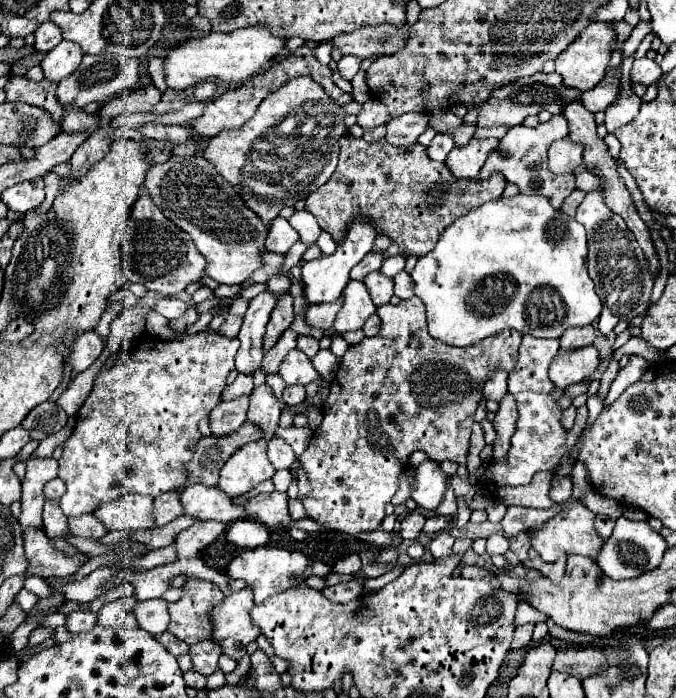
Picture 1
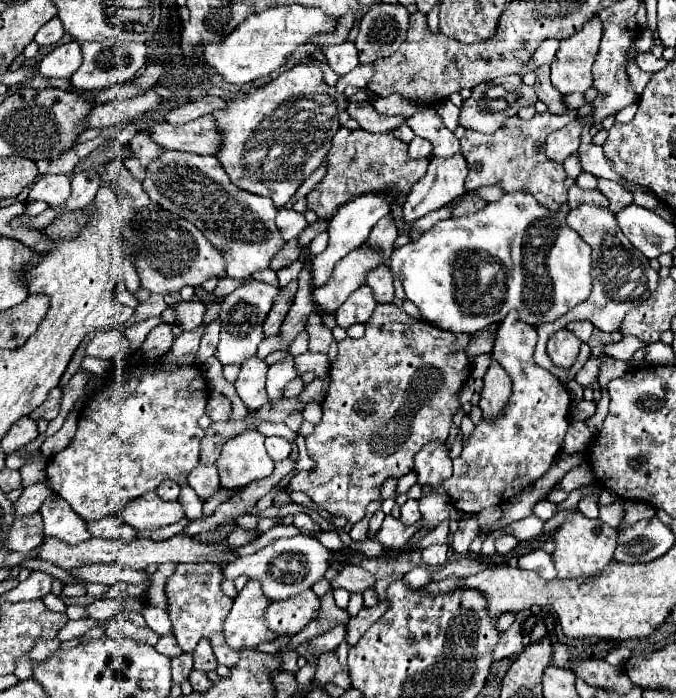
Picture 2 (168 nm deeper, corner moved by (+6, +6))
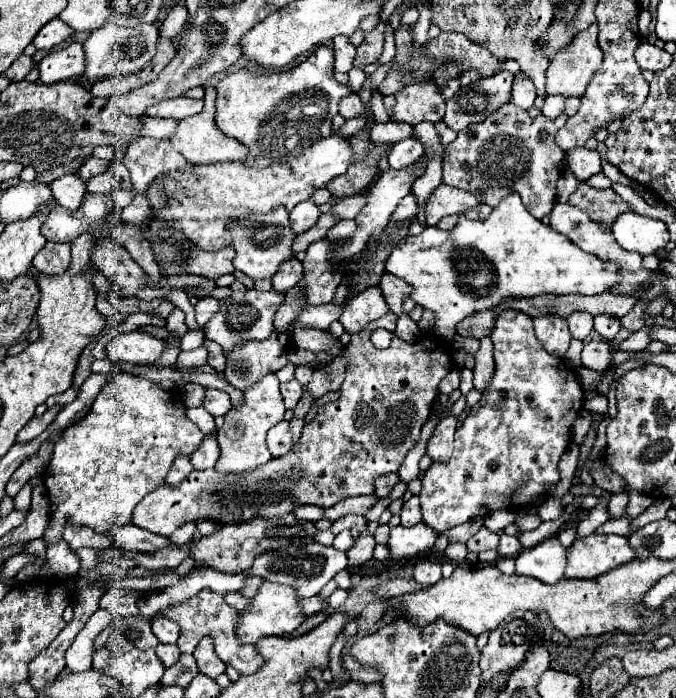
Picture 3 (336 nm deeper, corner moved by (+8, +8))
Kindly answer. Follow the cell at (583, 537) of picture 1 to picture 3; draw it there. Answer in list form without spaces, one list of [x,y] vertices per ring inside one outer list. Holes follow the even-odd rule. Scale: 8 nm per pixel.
[[[591,533],[587,537],[577,537],[567,549],[565,577],[597,577],[631,559],[635,559],[635,555],[627,543],[627,537]]]

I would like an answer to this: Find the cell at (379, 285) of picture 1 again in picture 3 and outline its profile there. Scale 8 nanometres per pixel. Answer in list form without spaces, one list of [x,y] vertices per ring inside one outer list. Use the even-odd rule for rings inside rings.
[[[385,273],[381,277],[381,283],[379,283],[379,289],[389,305],[389,311],[393,311],[395,315],[401,315],[401,305],[403,305],[403,299],[409,295],[409,285],[401,279],[401,277],[395,277],[391,273]]]

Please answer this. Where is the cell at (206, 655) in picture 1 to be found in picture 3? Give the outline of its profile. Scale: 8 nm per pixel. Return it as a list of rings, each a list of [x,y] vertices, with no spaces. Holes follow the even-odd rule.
[[[203,637],[193,653],[193,657],[197,659],[197,667],[203,675],[215,679],[217,675],[221,675],[225,671],[225,663],[221,663],[221,659],[217,659],[215,651],[213,651],[213,639]]]

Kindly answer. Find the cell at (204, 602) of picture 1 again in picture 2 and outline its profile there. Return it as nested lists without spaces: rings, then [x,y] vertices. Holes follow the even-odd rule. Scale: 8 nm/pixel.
[[[211,563],[201,565],[177,565],[173,577],[169,577],[165,593],[169,597],[169,617],[173,621],[173,635],[185,653],[191,653],[201,637],[209,639],[215,657],[221,665],[235,667],[239,661],[239,651],[231,649],[223,637],[223,621],[231,611],[231,599],[221,591],[221,569]]]

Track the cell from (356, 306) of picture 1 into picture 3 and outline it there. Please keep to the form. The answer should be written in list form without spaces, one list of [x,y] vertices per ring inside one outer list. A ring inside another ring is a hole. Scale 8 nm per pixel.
[[[369,287],[369,291],[361,291],[349,299],[339,321],[343,323],[347,333],[357,333],[367,327],[369,321],[385,315],[387,303],[379,291],[379,287]]]

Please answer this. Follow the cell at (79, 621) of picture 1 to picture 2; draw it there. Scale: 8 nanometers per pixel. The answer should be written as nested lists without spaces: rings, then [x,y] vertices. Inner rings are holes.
[[[97,599],[91,605],[87,605],[87,613],[91,619],[103,621],[123,611],[123,599]]]

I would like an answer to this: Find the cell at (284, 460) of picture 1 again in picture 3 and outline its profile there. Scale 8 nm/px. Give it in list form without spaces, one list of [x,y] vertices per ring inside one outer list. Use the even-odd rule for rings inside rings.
[[[281,421],[267,433],[267,447],[273,457],[283,457],[291,449],[291,431],[289,423]]]

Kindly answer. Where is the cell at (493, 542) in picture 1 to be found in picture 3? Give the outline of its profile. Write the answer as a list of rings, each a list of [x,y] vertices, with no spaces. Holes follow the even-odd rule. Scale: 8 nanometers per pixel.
[[[501,533],[501,539],[499,539],[499,547],[497,547],[497,553],[501,557],[517,557],[521,553],[521,543],[517,537],[511,537],[507,533]]]

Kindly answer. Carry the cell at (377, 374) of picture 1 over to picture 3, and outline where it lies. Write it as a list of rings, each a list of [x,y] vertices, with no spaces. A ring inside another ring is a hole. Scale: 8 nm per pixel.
[[[389,311],[383,317],[369,323],[359,333],[351,335],[351,341],[343,349],[343,357],[347,359],[347,371],[345,371],[345,381],[341,385],[339,399],[317,409],[315,419],[303,427],[299,445],[291,453],[271,459],[269,463],[265,463],[265,467],[259,467],[257,471],[249,471],[249,475],[217,475],[215,469],[191,471],[179,487],[161,485],[149,495],[145,495],[145,499],[141,499],[141,503],[137,503],[133,511],[133,525],[169,537],[179,525],[195,519],[211,519],[219,523],[241,523],[241,521],[245,523],[257,517],[291,513],[293,505],[299,503],[309,503],[325,509],[325,507],[333,507],[335,503],[347,497],[371,495],[375,477],[383,473],[397,473],[405,455],[421,439],[421,427],[431,415],[433,403],[439,395],[439,383],[453,369],[451,347],[435,337],[421,337],[415,343],[407,343],[399,337],[393,337],[387,349],[373,347],[371,333],[377,327],[383,327],[393,333],[395,323],[397,323],[397,315]]]

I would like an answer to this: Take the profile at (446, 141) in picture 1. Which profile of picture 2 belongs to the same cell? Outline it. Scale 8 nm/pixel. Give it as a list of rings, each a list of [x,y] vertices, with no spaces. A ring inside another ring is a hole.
[[[415,137],[409,143],[409,157],[411,159],[427,159],[429,153],[431,153],[431,143],[429,141],[423,141],[423,139]]]

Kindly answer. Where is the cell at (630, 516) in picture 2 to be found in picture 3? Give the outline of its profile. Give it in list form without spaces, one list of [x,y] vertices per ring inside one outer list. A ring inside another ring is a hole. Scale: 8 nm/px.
[[[631,517],[609,519],[609,521],[607,521],[605,525],[601,525],[597,531],[599,531],[599,533],[619,533],[619,535],[629,537],[629,533],[631,533],[631,523],[633,523]]]

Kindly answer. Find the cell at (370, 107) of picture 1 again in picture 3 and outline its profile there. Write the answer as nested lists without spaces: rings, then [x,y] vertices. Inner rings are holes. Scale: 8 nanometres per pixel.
[[[423,81],[403,87],[403,93],[395,93],[395,105],[391,111],[393,121],[409,125],[431,121],[437,123],[445,115],[445,99],[437,91],[435,83]]]

